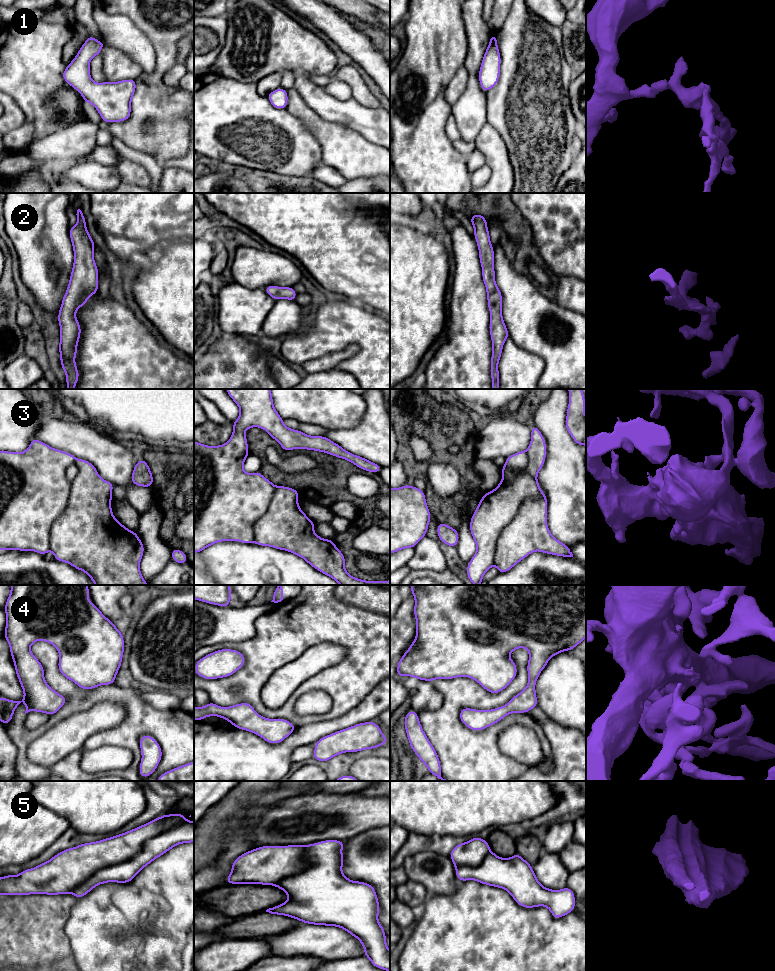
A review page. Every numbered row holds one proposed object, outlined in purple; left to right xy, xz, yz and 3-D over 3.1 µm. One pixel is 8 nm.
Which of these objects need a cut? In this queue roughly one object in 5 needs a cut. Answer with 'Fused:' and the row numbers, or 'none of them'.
Fused: 5

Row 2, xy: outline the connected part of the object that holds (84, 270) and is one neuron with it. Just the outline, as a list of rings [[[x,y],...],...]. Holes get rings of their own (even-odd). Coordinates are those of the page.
[[[80,209],[76,215],[78,221],[69,229],[74,252],[73,268],[58,313],[60,363],[66,375],[67,389],[75,389],[80,375],[75,357],[81,326],[75,314],[90,296],[98,293],[99,285],[99,270],[94,260],[95,243],[87,230],[86,219]]]

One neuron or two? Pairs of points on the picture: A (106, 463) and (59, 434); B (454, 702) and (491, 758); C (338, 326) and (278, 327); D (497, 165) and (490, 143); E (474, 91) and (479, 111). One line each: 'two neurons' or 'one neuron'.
A: one neuron
B: one neuron
C: two neurons
D: one neuron
E: one neuron

